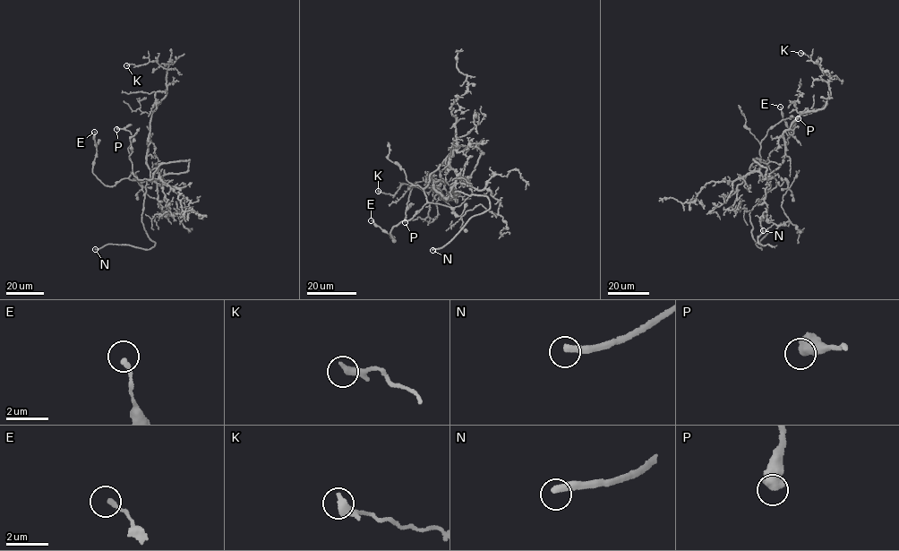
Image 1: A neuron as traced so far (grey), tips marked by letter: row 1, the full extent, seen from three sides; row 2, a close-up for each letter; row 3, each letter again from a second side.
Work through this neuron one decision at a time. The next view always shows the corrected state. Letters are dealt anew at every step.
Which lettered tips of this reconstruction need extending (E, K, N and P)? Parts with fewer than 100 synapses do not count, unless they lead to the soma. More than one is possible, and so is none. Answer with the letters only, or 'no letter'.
N

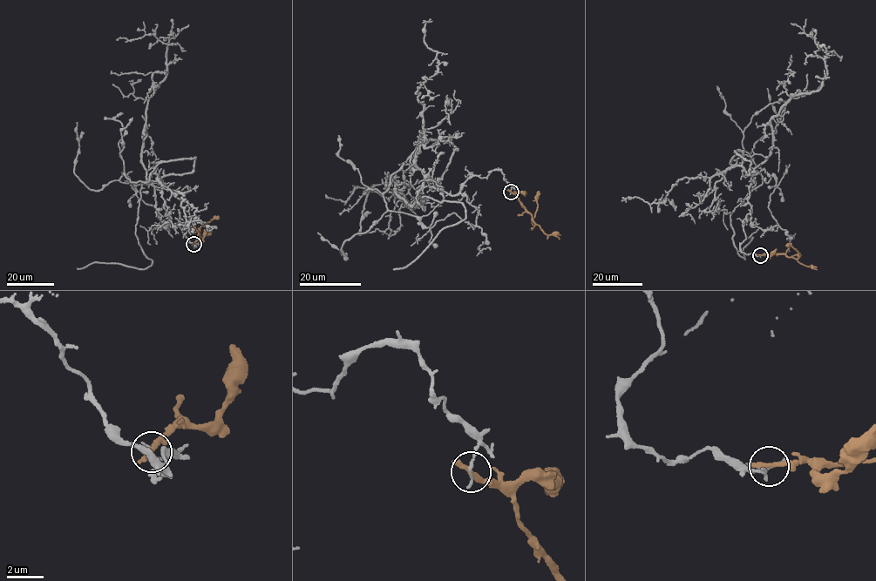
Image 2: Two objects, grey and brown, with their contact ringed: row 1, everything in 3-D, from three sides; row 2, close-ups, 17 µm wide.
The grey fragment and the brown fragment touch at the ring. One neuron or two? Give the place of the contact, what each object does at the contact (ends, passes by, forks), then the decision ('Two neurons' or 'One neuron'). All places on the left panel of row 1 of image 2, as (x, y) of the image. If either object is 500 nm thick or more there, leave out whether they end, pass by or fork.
Place: (193, 244). At the ring grey ends. At the ring brown passes by. Two neurons

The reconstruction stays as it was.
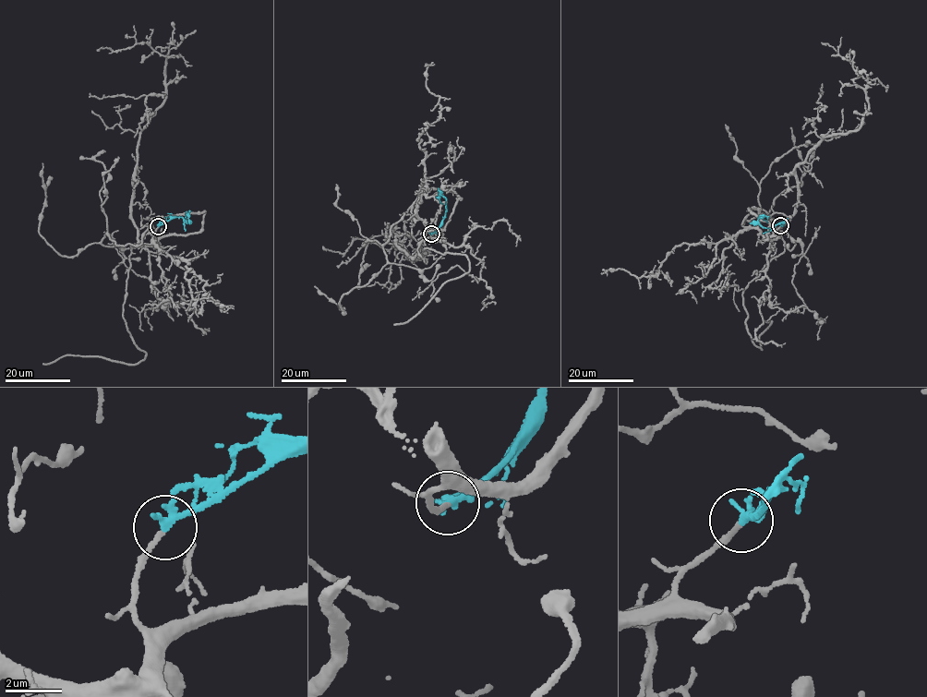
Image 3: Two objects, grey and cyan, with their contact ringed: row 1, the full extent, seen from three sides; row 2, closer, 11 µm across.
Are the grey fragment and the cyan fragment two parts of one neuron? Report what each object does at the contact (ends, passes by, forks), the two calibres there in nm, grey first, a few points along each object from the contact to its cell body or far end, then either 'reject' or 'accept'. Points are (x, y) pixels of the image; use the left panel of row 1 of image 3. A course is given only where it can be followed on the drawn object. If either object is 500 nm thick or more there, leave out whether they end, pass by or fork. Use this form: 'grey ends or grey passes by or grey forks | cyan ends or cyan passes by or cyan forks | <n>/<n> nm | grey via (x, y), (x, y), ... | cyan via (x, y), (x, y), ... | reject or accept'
grey ends | cyan passes by | 170/190 nm | grey via (159, 227), (154, 243), (137, 237), (132, 174), (141, 132), (163, 102), (166, 56), (143, 42), (97, 51) | cyan via (159, 226), (175, 217), (190, 222), (186, 215), (186, 218) | accept

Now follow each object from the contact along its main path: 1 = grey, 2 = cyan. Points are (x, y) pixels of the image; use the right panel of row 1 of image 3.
1: (780, 226), (765, 236), (794, 213), (796, 166), (824, 138), (858, 128), (868, 108), (857, 68), (822, 43)
2: (780, 225), (784, 224), (781, 222), (767, 228), (758, 221), (762, 218), (768, 222)

